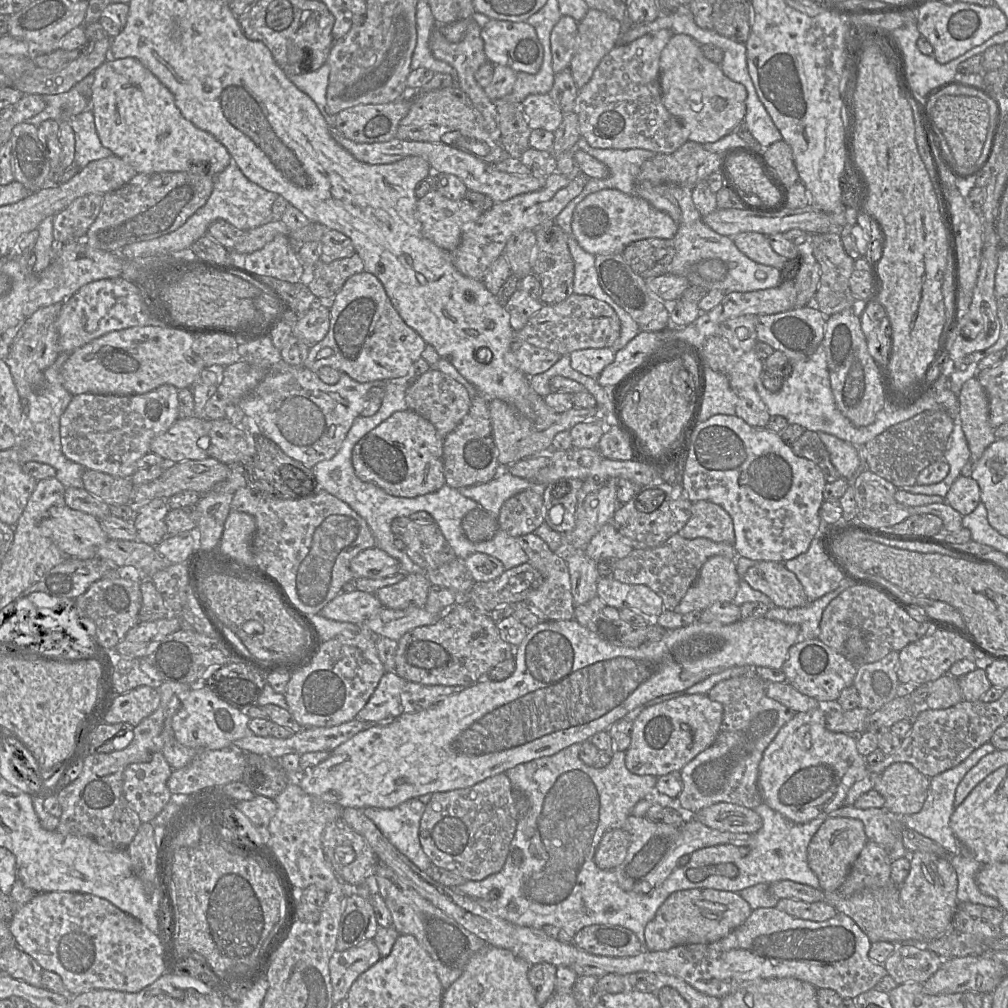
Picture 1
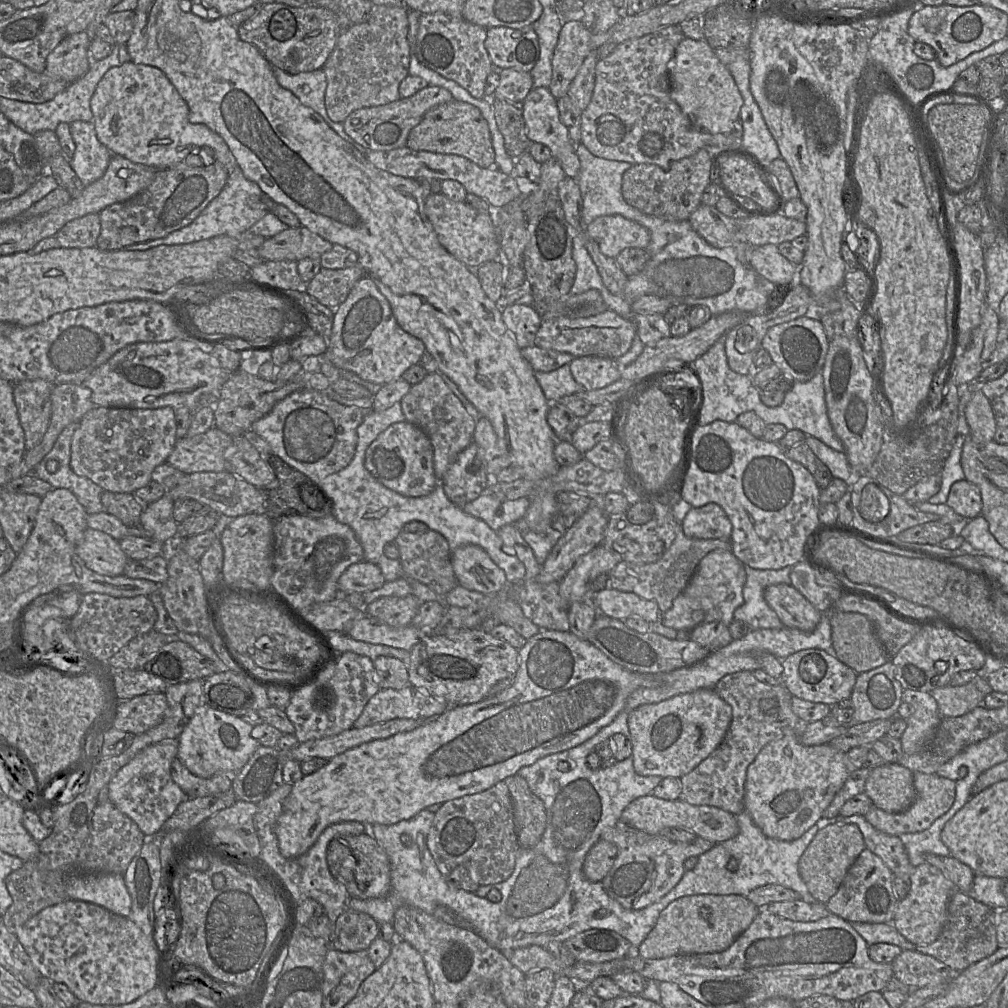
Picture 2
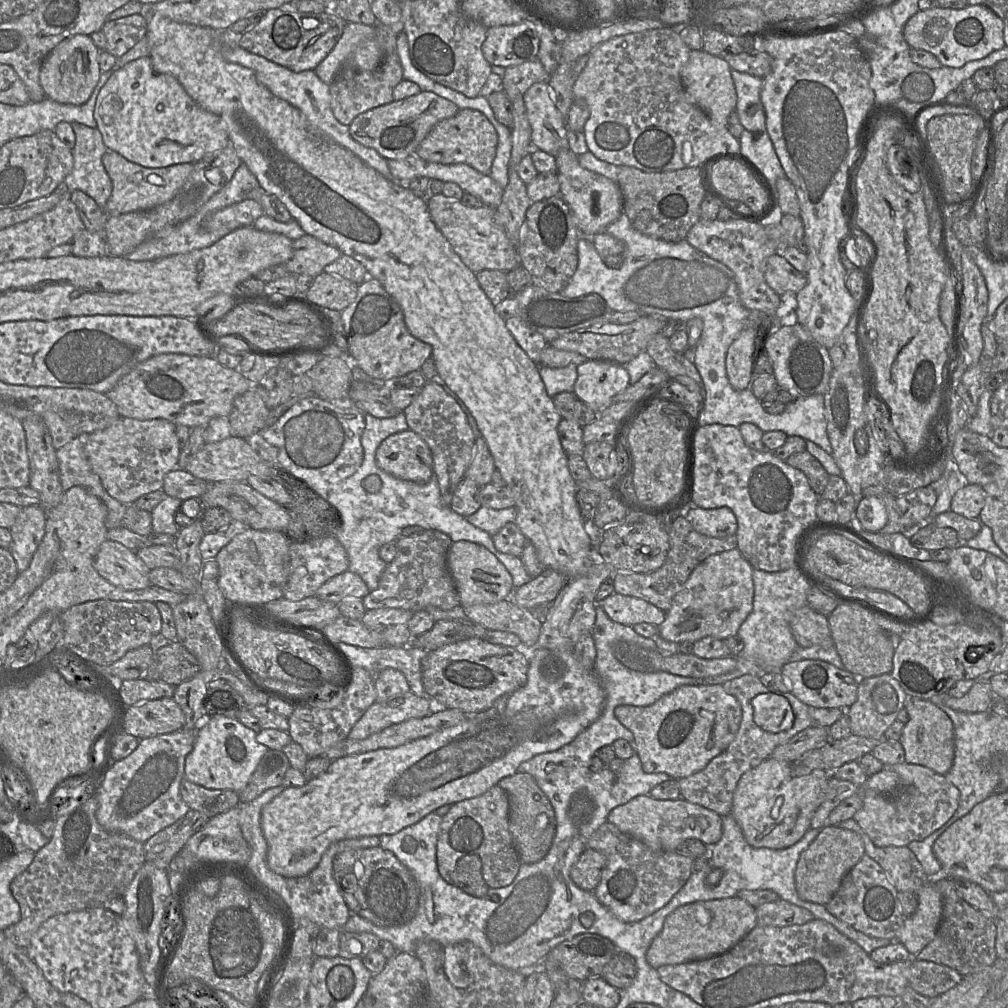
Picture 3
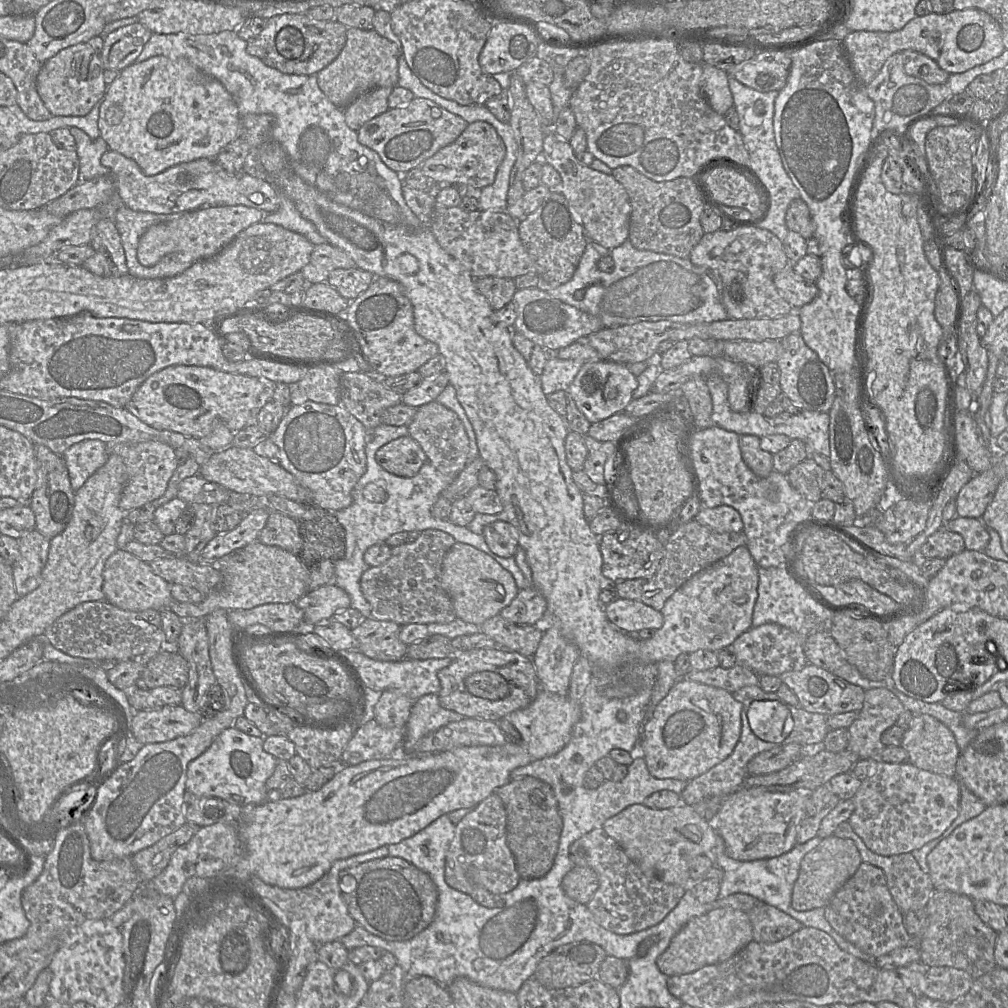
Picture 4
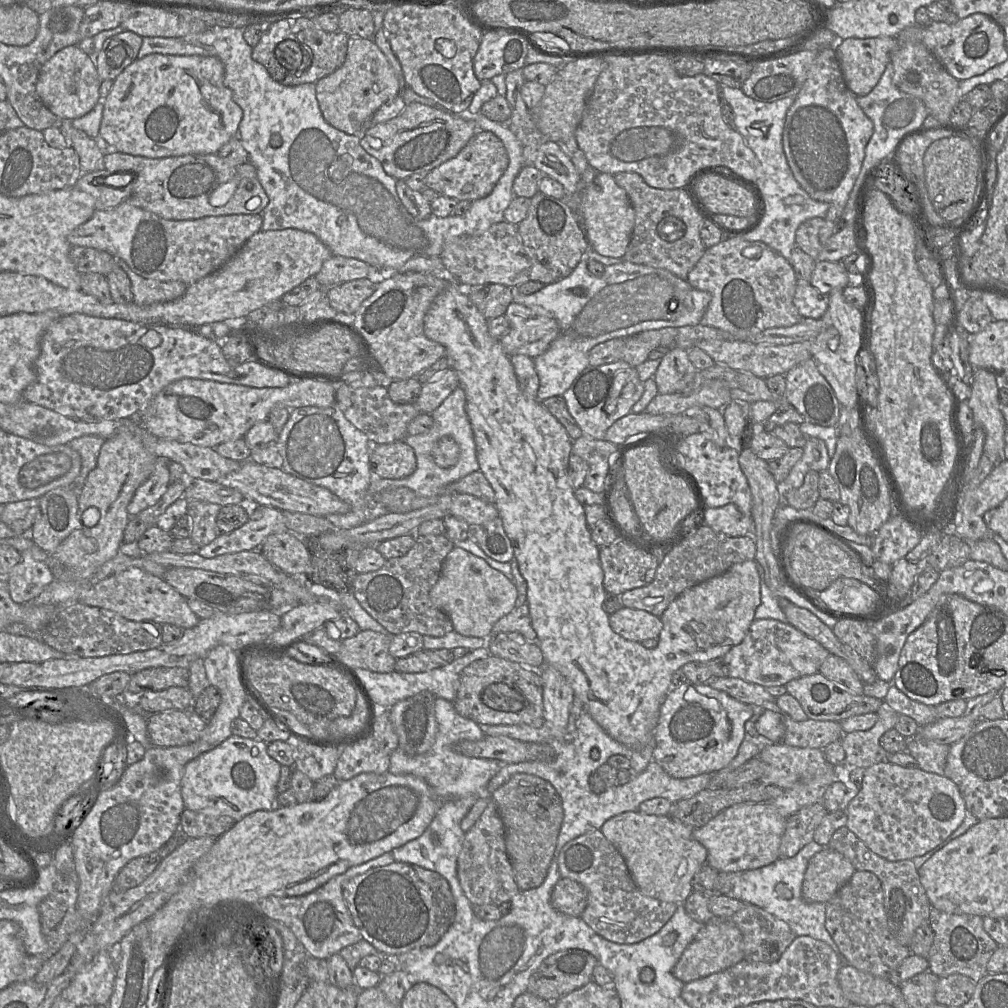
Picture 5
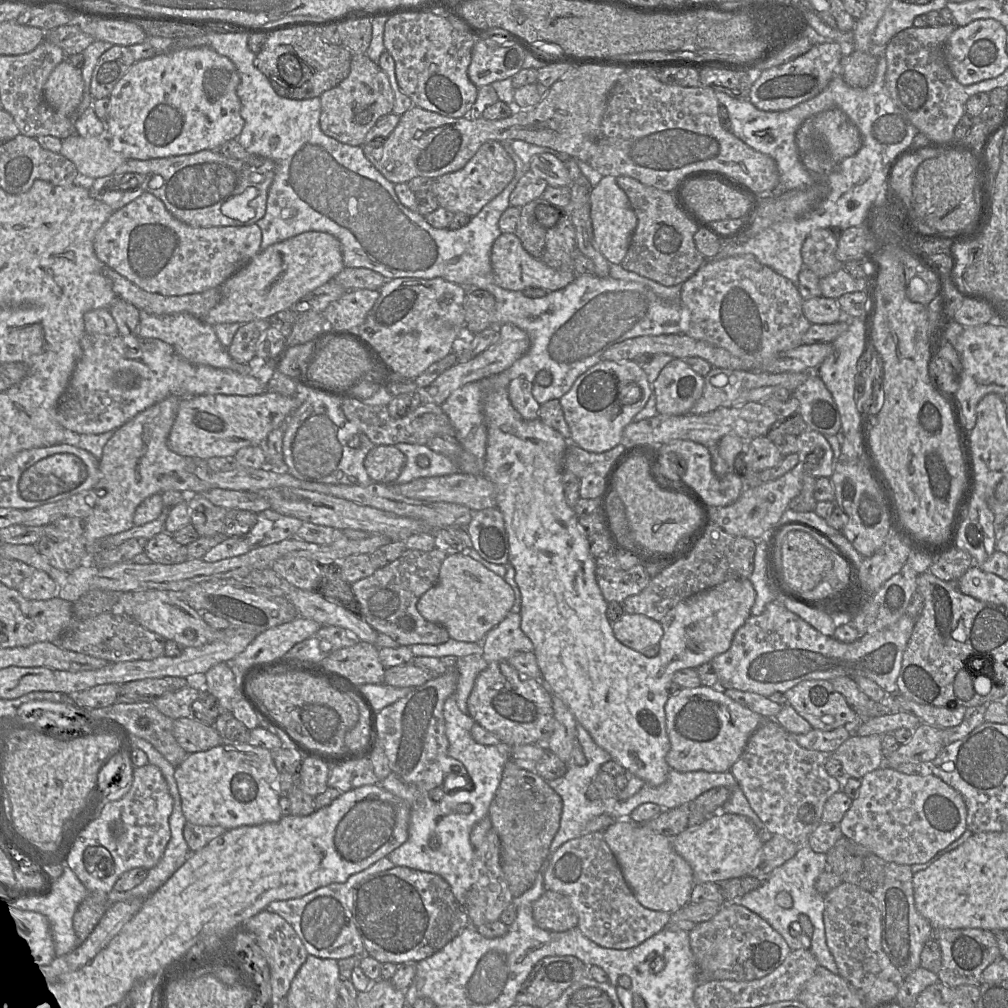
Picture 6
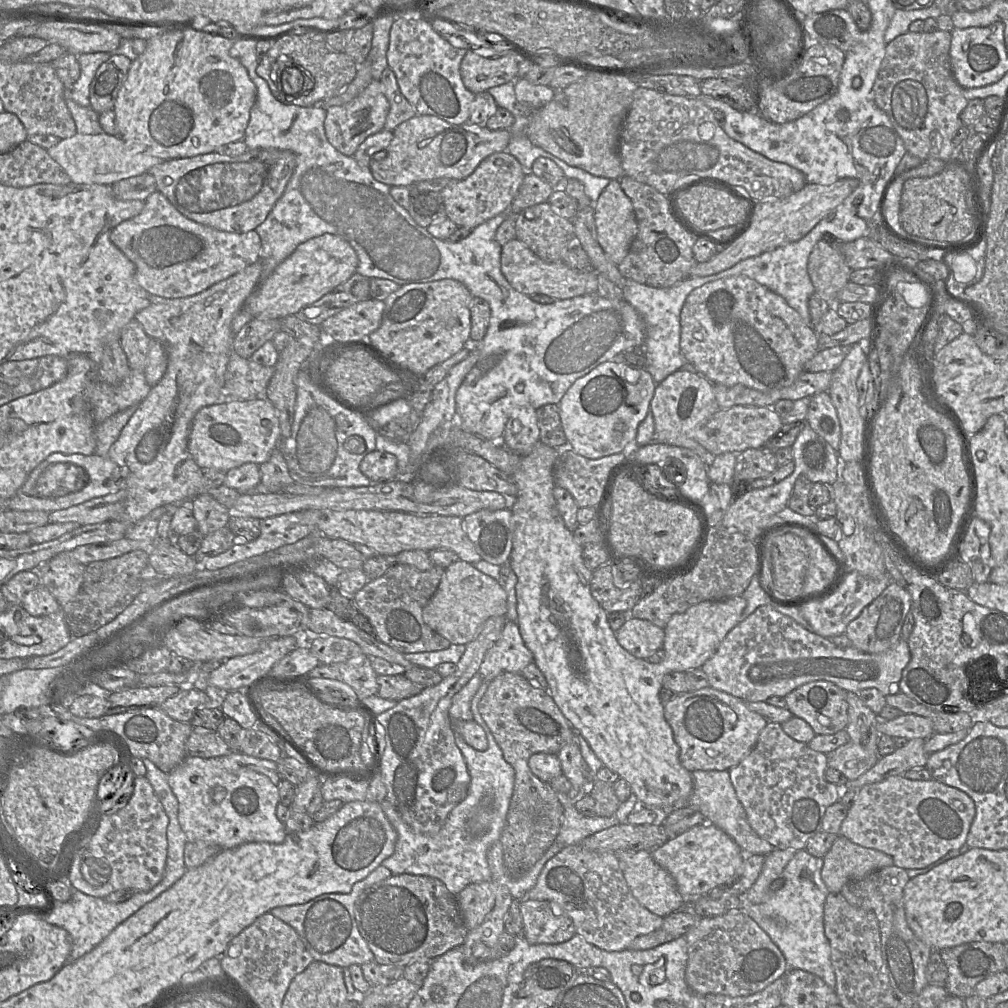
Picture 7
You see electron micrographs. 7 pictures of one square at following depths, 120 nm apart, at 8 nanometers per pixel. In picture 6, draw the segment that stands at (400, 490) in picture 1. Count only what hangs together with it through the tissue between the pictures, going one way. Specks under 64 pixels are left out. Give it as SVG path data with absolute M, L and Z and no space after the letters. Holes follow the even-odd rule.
M375 445L364 459L364 467L373 482L393 484L406 462L395 445Z

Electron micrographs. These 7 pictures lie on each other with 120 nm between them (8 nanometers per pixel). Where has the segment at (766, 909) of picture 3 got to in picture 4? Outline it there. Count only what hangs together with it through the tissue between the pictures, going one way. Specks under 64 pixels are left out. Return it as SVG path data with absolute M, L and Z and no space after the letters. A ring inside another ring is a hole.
M760 904L747 912L753 928L753 940L775 943L800 930L803 925L778 908Z

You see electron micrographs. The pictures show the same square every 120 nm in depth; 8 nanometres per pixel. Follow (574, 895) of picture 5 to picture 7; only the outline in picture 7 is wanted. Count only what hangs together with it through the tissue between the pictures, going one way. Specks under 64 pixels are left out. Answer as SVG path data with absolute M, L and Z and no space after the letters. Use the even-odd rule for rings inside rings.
M523 899L520 911L522 934L531 945L559 944L576 934L572 919L548 901Z

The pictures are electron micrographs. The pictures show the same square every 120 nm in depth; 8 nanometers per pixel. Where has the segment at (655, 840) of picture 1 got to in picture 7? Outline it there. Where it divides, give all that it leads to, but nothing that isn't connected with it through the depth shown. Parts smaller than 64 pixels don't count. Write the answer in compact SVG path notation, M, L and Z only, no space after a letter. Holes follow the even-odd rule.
M580 844L565 846L550 858L544 865L536 885L527 892L524 899L548 901L558 906L572 919L576 934L606 951L627 949L637 937L660 929L664 919L650 912L633 896L615 853L590 851Z

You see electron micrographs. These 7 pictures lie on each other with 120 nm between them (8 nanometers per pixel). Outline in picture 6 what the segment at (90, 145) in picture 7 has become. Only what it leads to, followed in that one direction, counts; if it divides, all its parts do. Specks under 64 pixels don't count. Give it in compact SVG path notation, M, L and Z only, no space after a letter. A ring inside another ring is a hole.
M74 133L62 140L60 154L74 163L80 179L86 182L113 175L128 160L113 150L105 135L82 137Z

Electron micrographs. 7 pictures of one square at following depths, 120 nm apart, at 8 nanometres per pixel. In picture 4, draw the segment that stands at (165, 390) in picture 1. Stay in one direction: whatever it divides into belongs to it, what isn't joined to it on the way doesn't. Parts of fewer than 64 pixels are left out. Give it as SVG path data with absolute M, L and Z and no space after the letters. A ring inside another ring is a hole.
M159 441L107 445L110 452L118 454L123 459L126 467L127 482L119 502L119 506L124 512L127 513L163 496L178 467L174 448Z

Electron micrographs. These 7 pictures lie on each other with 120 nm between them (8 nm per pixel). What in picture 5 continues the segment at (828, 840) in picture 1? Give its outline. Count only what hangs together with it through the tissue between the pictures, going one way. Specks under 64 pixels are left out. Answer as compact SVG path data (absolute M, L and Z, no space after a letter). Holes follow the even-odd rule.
M823 847L808 862L802 884L804 901L826 904L855 871L852 863L842 854Z

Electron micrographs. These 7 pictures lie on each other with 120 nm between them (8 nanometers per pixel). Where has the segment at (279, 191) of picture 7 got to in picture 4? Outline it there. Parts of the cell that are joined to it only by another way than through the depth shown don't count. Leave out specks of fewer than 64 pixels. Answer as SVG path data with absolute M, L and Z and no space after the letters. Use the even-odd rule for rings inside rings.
M107 150L100 161L112 171L121 203L134 211L170 214L186 213L208 206L244 205L269 214L280 205L279 192L270 180L243 172L231 175L214 159L184 162L153 176L146 175L134 160L113 150Z

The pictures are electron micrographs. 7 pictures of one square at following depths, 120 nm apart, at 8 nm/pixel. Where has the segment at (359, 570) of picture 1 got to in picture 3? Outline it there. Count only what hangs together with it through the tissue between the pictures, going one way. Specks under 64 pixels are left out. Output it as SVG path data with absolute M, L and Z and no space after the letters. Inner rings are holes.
M346 570L326 581L315 595L321 600L339 604L347 596L363 598L368 592L364 580L358 574Z

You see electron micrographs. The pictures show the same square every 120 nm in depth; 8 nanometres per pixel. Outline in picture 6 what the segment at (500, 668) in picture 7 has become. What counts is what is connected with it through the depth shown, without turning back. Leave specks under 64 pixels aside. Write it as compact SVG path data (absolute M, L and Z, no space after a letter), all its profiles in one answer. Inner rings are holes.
M509 613L482 641L482 656L489 664L507 661L516 652L533 652L531 640L521 630L520 613Z

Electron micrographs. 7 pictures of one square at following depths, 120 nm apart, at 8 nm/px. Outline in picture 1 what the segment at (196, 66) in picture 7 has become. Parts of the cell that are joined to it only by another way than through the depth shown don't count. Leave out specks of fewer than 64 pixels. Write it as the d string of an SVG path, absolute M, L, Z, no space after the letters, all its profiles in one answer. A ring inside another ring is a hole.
M133 58L107 59L93 72L90 106L101 144L139 174L191 172L215 177L230 164L227 149L211 134L185 119L172 93L139 61Z

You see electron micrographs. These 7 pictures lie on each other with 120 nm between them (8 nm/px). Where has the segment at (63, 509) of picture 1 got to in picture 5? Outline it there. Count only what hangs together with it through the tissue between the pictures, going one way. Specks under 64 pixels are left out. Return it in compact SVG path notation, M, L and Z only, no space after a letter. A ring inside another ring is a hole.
M129 568L104 580L83 587L78 602L91 607L113 611L132 621L152 621L173 624L183 630L195 627L198 616L190 609L186 598L163 578L156 577L139 568Z

